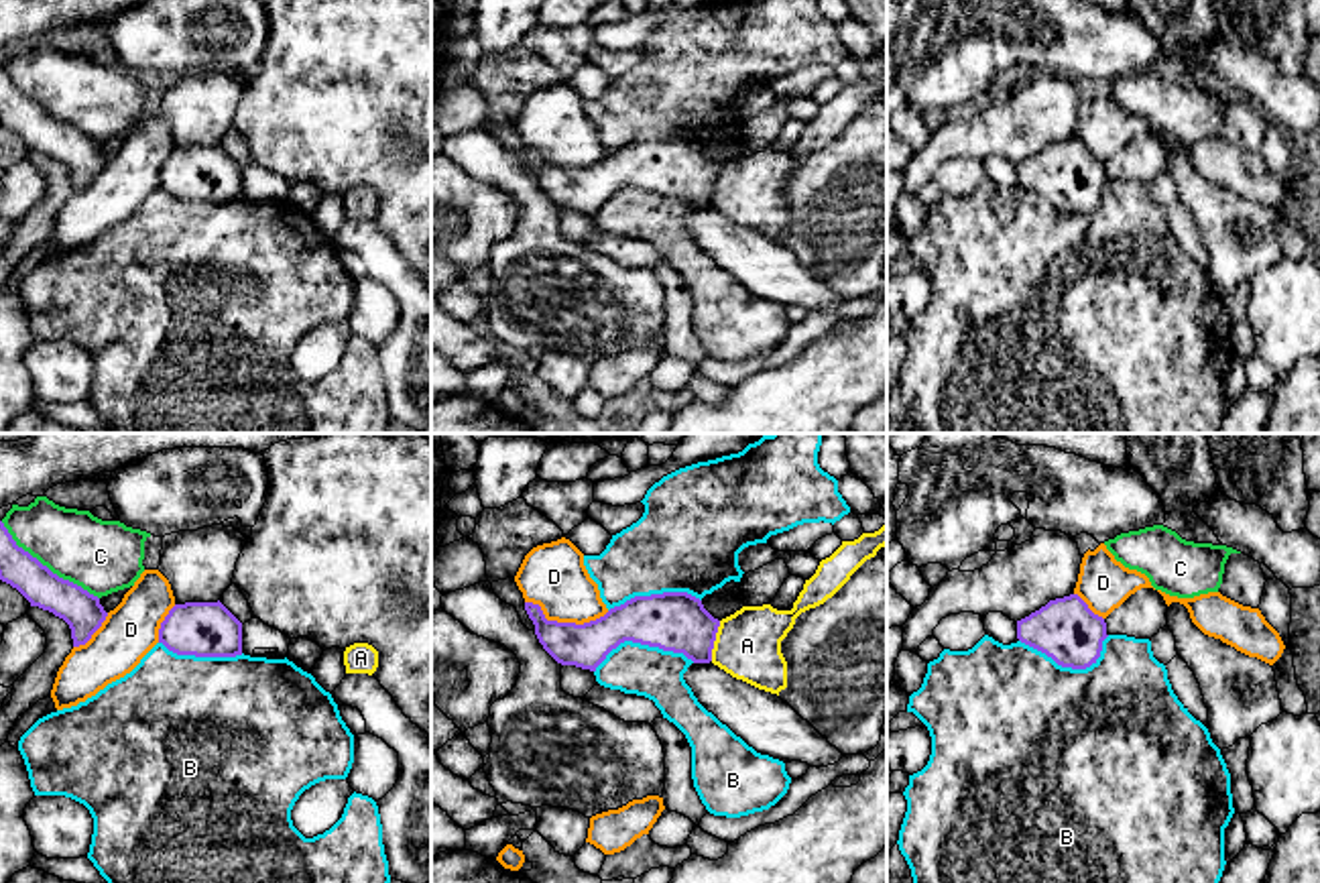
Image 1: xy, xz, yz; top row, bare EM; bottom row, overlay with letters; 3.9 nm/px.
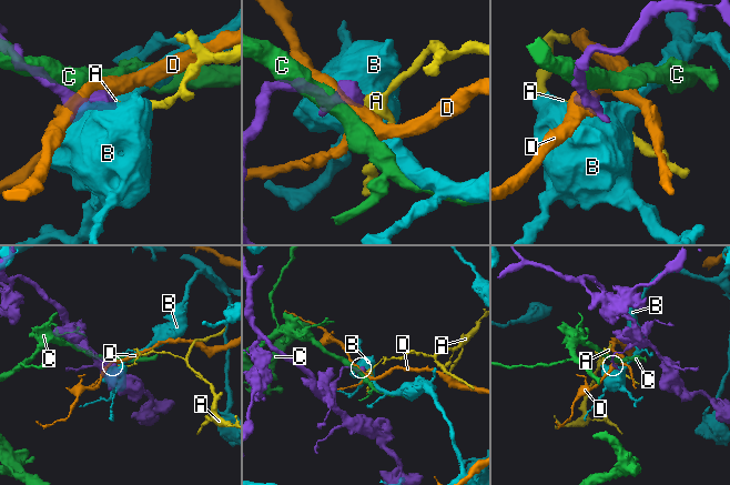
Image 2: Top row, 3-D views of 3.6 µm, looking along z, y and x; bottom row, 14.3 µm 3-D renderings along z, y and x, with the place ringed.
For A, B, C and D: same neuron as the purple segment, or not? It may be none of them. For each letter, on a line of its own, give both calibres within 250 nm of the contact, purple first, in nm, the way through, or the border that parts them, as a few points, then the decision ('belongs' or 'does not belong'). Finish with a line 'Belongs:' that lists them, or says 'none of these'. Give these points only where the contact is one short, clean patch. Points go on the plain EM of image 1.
A: 240 nm thick on the purple side, 260 nm on the other; border along xz (721, 165), (710, 204); does not belong
B: 240 nm thick on the purple side, 200 nm on the other; does not belong
C: 160 nm thick on the purple side, 280 nm on the other; does not belong
D: 180 nm thick on the purple side, 260 nm on the other; does not belong
Belongs: none of these

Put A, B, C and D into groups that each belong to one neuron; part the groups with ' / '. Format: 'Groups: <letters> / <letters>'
Groups: A / B / C / D

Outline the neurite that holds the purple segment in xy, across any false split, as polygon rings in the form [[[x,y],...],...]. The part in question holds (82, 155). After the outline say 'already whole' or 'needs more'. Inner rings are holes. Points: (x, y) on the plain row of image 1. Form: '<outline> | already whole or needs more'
[[[2,65],[0,124],[16,132],[31,151],[39,151],[63,163],[71,173],[73,191],[85,189],[108,161],[98,140],[59,122],[18,92]]] | already whole

